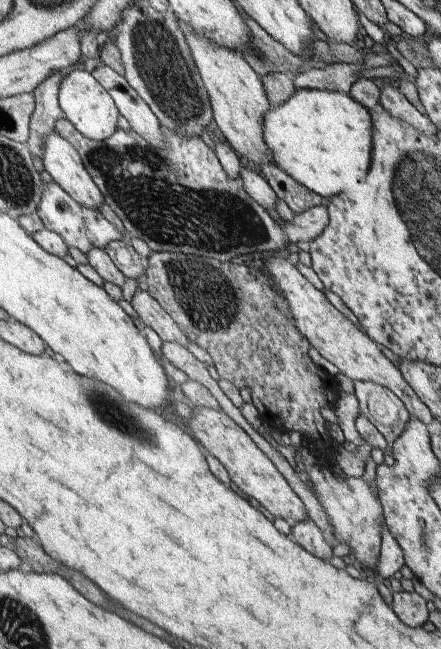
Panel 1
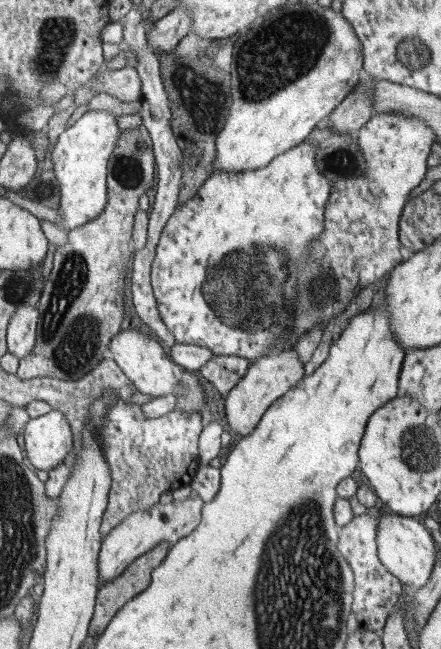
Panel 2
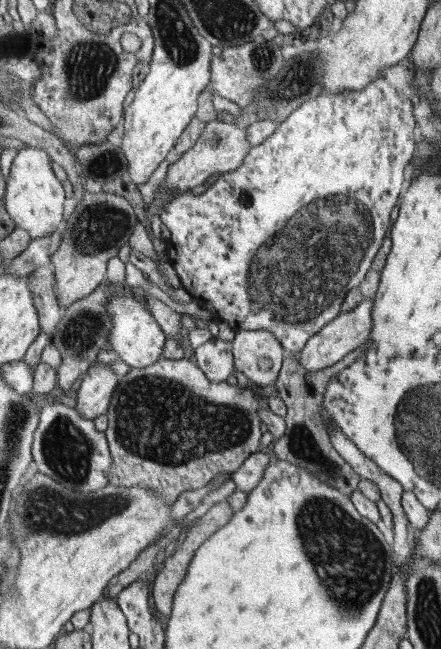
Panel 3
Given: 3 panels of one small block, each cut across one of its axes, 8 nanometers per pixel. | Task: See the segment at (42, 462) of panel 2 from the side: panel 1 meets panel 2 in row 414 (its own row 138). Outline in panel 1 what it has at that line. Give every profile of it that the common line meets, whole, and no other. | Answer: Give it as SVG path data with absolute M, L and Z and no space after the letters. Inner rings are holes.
M55 130L43 142L40 163L52 180L84 207L99 210L104 196L86 170L81 153Z

